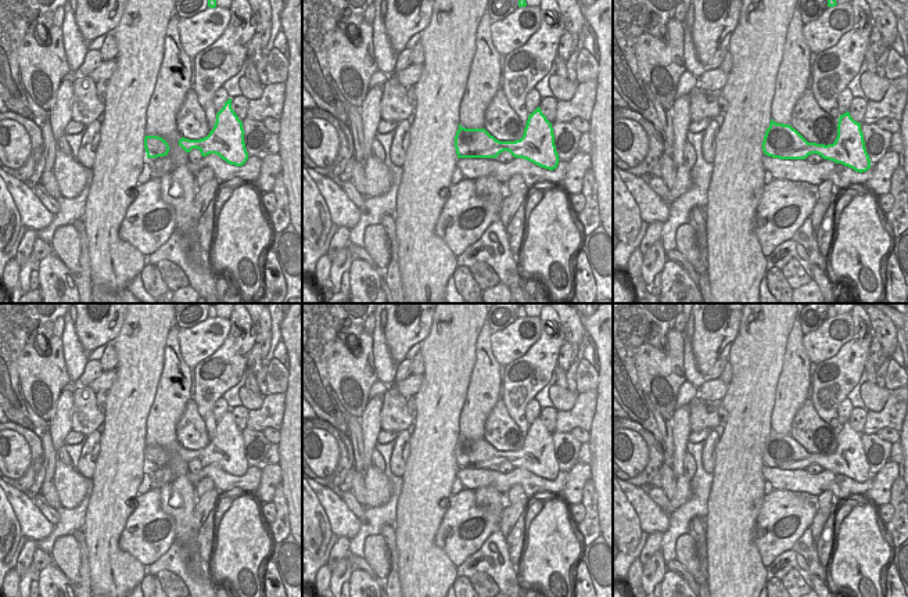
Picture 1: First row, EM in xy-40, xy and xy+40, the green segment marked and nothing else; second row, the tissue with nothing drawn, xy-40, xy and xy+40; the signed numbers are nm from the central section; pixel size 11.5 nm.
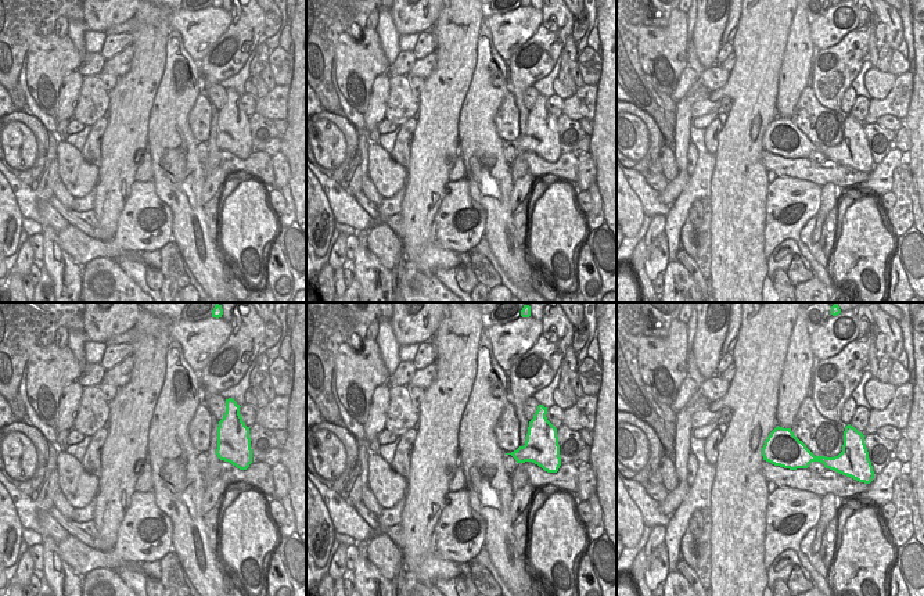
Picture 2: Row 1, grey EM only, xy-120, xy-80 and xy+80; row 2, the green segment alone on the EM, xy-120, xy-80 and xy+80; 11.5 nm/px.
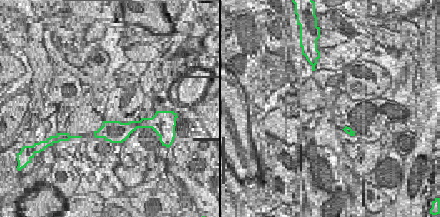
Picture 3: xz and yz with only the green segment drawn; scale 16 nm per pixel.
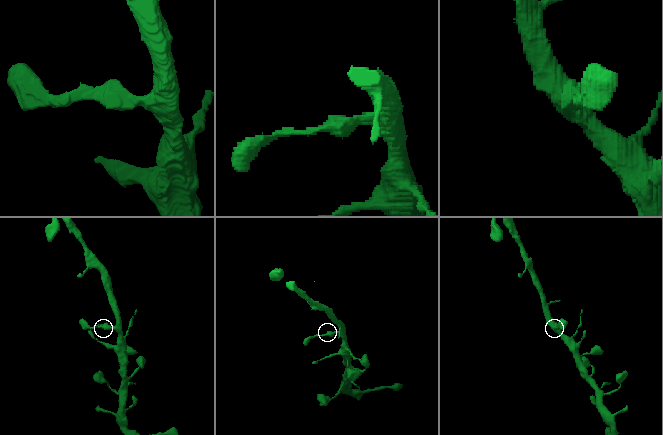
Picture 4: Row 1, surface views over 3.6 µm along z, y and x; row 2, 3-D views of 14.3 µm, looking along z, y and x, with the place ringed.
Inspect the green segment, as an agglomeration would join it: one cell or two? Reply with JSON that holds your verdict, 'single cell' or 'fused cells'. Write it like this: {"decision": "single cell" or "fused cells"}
{"decision": "single cell"}

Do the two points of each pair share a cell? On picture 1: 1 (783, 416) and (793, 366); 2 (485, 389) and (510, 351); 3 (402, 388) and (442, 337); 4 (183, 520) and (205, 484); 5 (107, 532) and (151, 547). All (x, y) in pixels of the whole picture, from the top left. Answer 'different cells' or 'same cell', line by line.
1: same cell
2: different cells
3: different cells
4: different cells
5: different cells

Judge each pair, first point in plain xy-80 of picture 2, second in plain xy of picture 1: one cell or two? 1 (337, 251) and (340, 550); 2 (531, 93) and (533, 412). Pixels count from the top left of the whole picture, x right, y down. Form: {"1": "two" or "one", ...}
{"1": "one", "2": "one"}

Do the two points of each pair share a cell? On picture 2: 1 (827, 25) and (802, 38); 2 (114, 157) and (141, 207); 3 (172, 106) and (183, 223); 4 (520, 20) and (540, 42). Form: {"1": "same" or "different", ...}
{"1": "different", "2": "different", "3": "same", "4": "different"}

